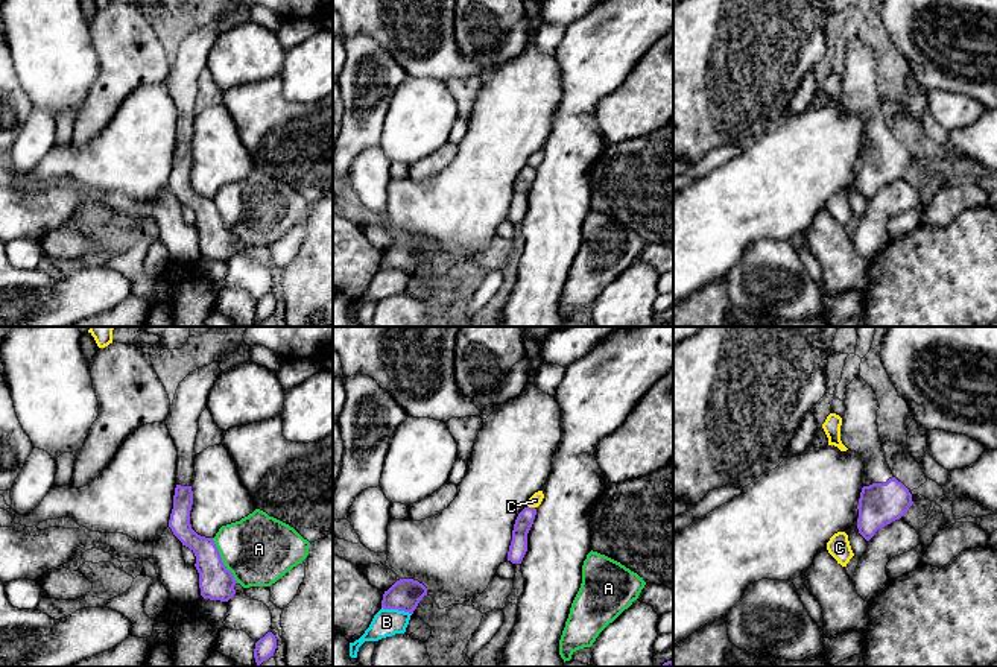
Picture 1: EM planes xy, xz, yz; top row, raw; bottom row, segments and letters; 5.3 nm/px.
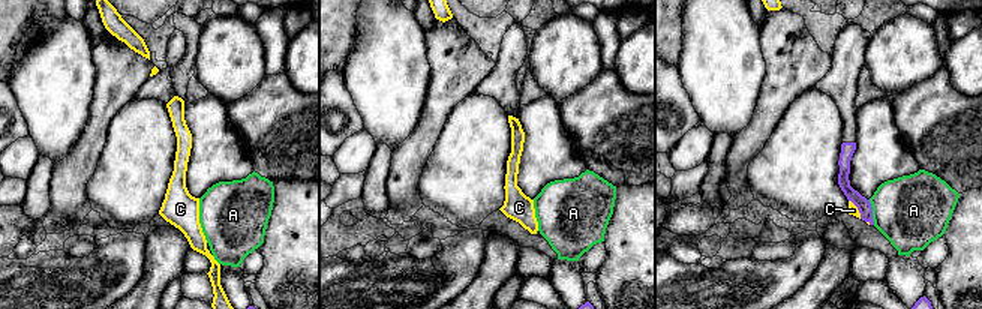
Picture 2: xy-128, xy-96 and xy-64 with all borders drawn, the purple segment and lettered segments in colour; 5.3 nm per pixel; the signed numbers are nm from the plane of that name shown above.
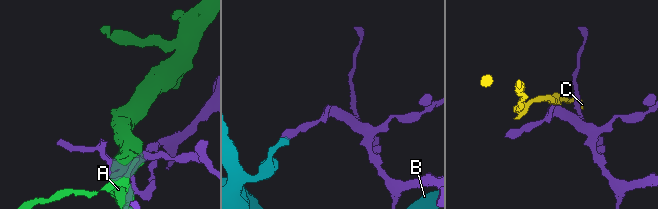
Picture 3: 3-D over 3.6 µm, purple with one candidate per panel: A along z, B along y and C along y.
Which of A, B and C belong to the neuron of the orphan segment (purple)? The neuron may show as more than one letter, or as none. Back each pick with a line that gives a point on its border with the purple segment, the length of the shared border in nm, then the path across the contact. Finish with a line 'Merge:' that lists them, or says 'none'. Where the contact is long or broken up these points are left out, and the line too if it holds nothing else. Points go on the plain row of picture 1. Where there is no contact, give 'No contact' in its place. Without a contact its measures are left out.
Merge: none

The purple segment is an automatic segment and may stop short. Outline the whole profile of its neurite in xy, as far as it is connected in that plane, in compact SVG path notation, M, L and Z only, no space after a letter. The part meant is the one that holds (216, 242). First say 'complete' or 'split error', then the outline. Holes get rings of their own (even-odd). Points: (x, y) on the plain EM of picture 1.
split error | M217 21L190 32L179 43L170 65L166 85L178 111L178 123L169 187L182 205L188 207L196 216L195 226L199 232L201 255L210 260L228 261L236 254L234 245L237 240L223 225L213 198L198 194L190 184L199 76L208 68L208 53L220 32Z

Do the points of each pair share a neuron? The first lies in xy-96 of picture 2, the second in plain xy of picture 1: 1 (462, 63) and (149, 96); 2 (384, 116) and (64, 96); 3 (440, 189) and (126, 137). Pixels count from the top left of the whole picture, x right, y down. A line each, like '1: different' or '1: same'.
1: different
2: same
3: same

